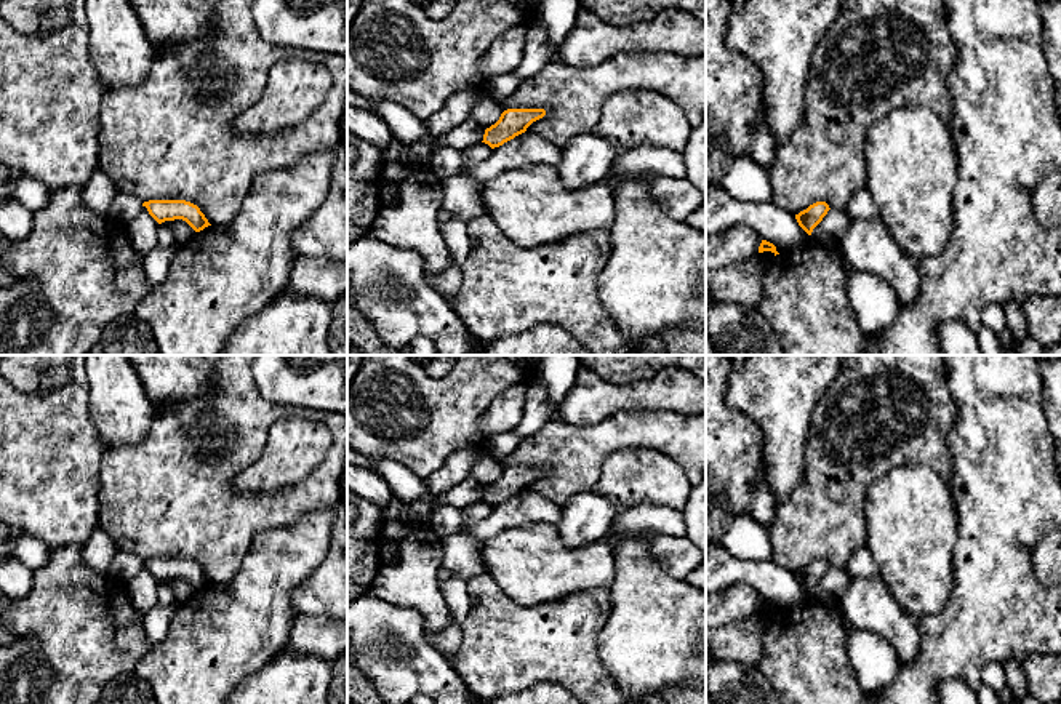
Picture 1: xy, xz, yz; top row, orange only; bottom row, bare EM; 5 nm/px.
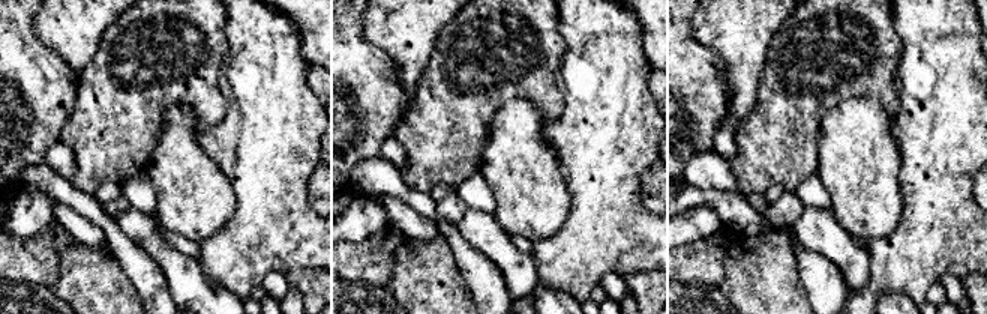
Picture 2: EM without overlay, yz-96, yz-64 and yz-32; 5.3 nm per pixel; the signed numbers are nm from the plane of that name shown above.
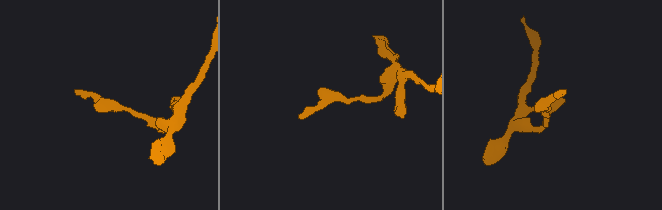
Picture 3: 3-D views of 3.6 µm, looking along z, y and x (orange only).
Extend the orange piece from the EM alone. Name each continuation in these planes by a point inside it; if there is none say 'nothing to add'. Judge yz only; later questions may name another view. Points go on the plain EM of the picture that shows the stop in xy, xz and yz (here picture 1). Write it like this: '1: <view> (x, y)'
nothing to add

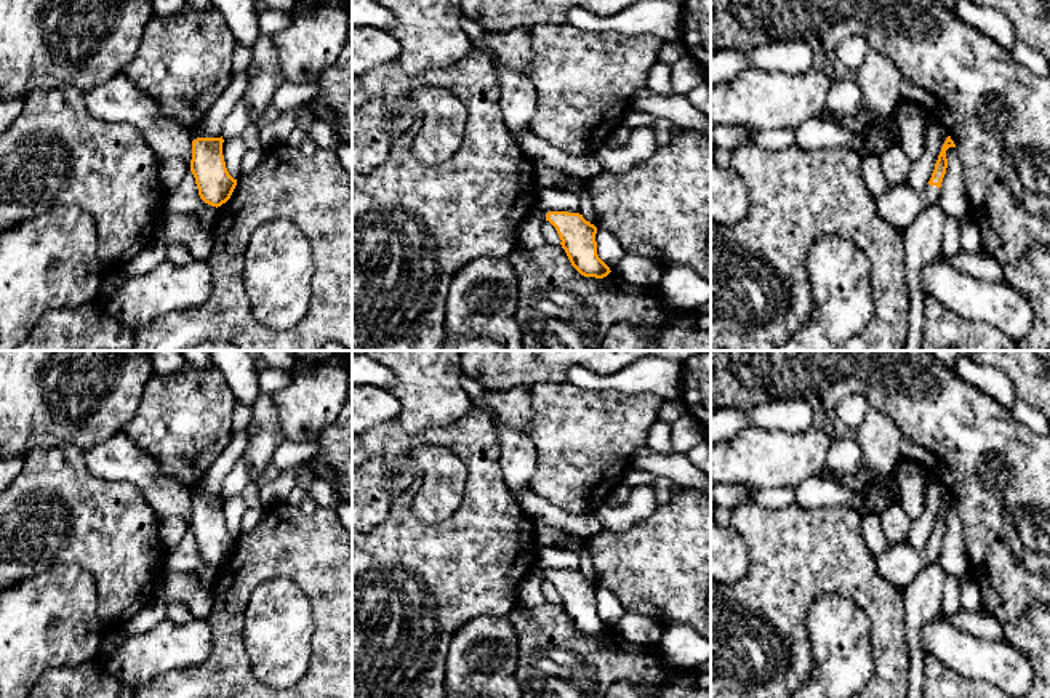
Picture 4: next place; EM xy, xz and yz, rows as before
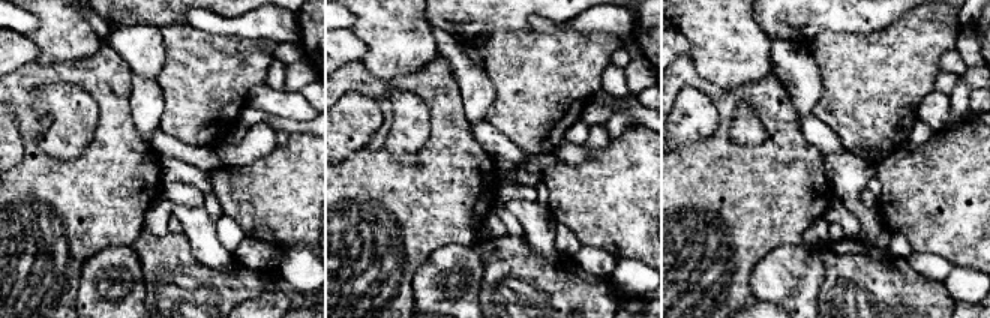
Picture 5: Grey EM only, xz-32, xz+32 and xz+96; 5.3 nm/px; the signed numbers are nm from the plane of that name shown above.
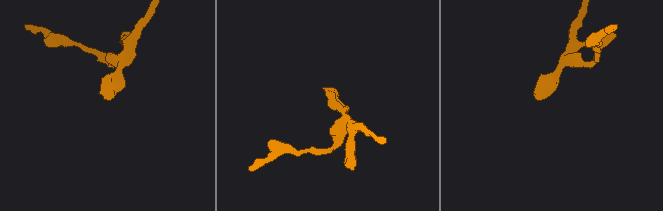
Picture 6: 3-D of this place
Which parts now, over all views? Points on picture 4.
1: yz (898, 564)

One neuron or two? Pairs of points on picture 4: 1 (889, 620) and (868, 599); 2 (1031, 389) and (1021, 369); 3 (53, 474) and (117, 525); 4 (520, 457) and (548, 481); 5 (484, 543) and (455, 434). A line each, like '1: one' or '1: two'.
1: one
2: one
3: one
4: two
5: one

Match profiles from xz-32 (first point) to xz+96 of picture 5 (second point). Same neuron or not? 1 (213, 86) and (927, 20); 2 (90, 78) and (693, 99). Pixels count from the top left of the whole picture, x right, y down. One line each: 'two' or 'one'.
1: one
2: two

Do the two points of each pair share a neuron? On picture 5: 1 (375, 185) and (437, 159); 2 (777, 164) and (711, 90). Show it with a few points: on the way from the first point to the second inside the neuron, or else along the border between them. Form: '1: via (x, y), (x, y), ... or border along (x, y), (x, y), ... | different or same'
1: via (390, 185), (411, 185), (422, 174) | same
2: via (777, 137), (777, 122), (752, 96), (738, 96) | same

